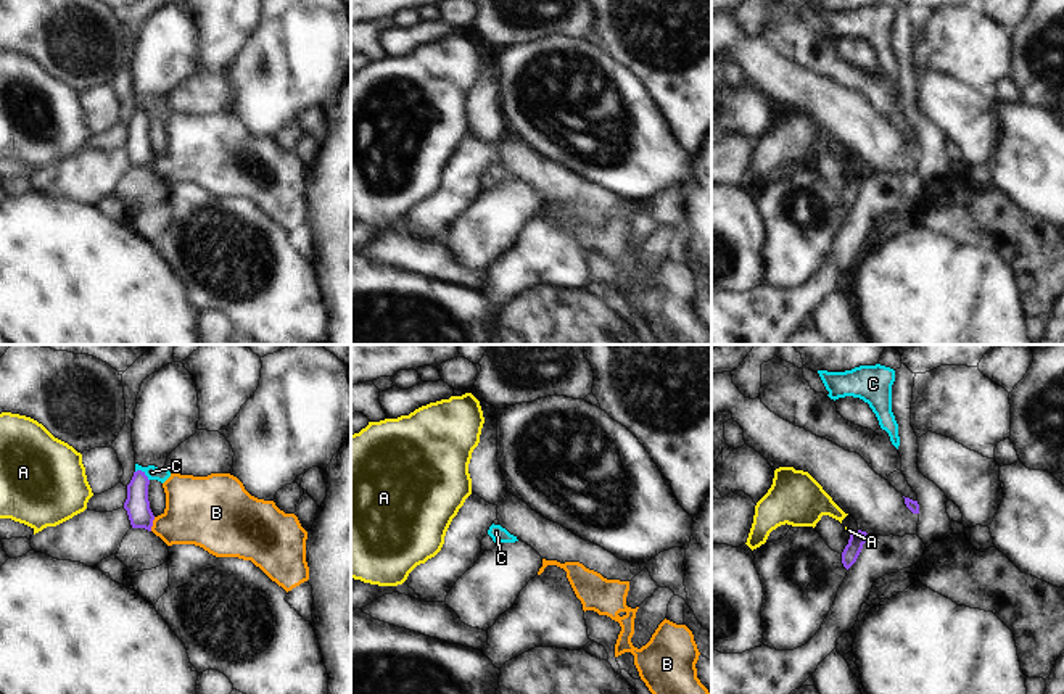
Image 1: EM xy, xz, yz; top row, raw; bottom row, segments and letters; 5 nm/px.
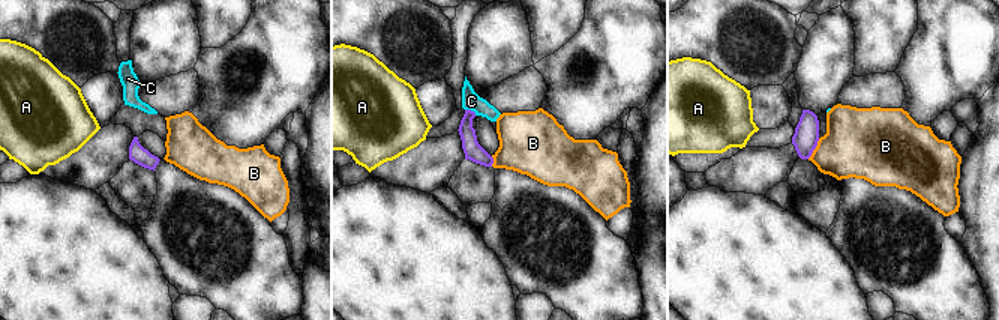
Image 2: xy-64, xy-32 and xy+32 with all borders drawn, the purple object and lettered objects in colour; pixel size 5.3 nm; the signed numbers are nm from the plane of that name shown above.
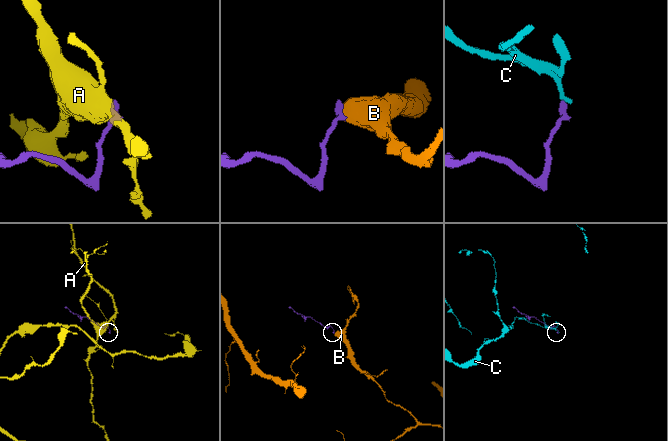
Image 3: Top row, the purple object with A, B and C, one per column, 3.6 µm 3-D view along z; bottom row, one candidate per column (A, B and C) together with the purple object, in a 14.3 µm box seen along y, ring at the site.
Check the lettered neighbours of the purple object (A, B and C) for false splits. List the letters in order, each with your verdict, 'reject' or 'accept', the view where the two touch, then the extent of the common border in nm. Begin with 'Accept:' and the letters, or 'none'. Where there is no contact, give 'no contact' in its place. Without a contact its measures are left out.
Accept: C
A: reject | yz | 40 nm
B: reject | xy | 80 nm
C: accept | xy | 90 nm

